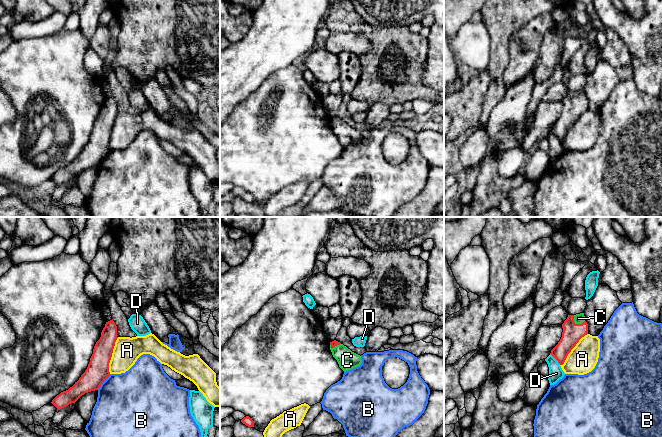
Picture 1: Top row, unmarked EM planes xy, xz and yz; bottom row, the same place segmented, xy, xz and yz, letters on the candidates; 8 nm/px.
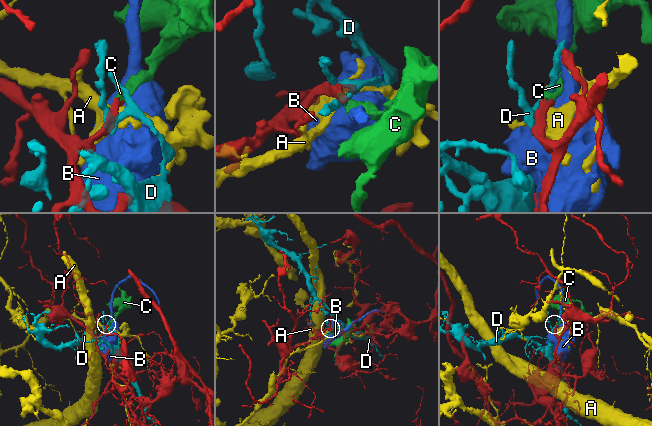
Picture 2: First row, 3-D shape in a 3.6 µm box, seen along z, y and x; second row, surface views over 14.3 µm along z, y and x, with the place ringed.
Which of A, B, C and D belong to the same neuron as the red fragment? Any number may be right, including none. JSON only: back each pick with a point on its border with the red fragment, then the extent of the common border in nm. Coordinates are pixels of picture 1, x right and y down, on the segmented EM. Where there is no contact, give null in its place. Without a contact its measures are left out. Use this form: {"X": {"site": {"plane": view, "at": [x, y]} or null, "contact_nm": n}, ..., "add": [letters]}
{"C": {"site": {"plane": "yz", "at": [576, 324]}, "contact_nm": 110}, "add": ["C"]}

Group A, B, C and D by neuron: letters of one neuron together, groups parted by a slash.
A / B / C / D

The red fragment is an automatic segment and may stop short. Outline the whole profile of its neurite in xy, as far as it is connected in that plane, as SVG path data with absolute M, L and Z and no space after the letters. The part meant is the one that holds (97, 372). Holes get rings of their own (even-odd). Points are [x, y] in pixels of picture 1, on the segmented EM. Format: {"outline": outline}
{"outline": "M112 320L106 322L100 339L96 342L87 369L68 390L61 392L52 404L60 410L75 403L85 393L98 390L109 377L109 363L117 340L117 326Z"}

